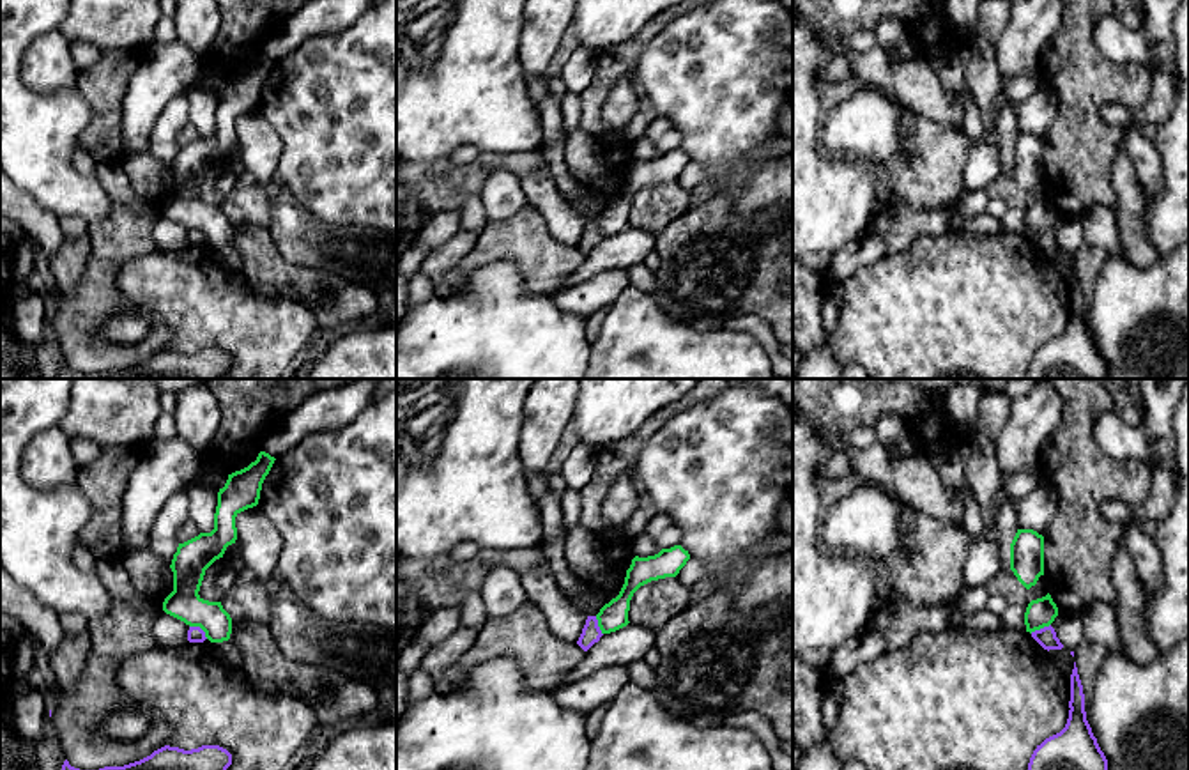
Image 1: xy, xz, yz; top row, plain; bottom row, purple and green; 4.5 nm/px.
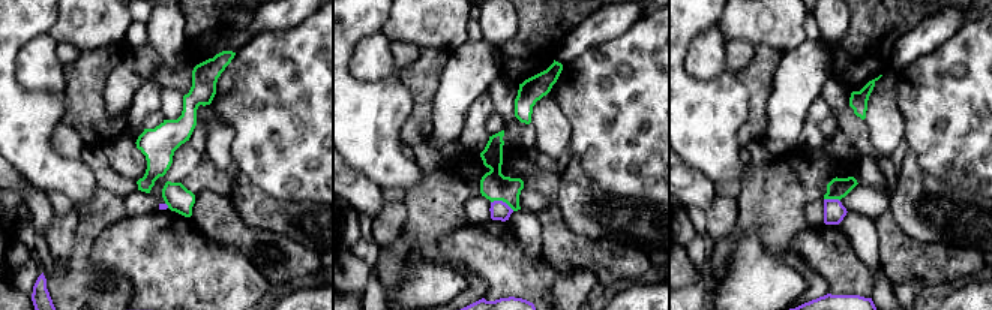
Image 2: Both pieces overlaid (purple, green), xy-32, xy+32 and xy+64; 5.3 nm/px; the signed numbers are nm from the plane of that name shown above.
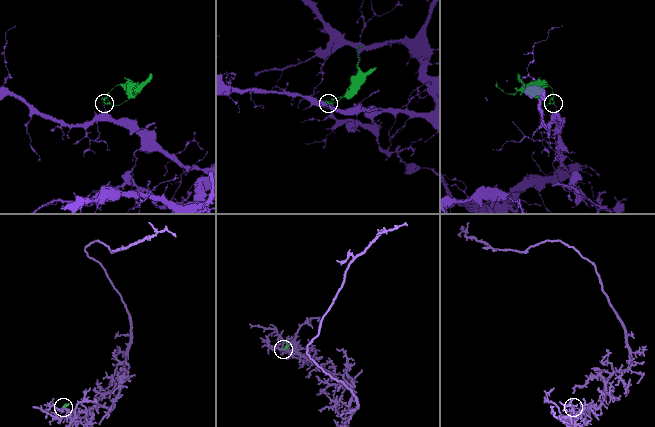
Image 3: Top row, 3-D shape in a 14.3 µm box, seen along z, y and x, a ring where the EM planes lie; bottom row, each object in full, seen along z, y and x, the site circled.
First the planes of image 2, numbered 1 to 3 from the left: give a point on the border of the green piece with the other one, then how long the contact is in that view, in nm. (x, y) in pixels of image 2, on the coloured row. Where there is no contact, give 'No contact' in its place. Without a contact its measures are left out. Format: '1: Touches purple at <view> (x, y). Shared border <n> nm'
1: Touches purple at xy-32 (167, 205). Shared border 40 nm
2: Touches purple at xy+32 (502, 201). Shared border 140 nm
3: Touches purple at xy+64 (832, 199). Shared border 90 nm

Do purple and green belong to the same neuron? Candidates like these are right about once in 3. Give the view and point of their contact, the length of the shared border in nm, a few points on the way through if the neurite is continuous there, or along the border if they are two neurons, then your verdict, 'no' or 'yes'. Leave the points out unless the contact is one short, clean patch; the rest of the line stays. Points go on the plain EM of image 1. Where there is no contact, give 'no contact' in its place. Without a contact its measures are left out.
xy (200, 232) | 110 nm | along xy (190, 229), (197, 229), (207, 241) | no

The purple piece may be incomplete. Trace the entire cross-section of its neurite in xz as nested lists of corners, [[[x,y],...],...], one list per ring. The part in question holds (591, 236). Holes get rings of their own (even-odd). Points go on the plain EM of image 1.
[[[587,219],[586,228],[584,228],[584,232],[582,232],[582,237],[580,237],[577,248],[579,248],[584,255],[587,255],[594,246],[600,244],[602,239],[603,239],[603,237],[602,237],[602,234],[600,234],[600,230],[598,230],[596,219]]]

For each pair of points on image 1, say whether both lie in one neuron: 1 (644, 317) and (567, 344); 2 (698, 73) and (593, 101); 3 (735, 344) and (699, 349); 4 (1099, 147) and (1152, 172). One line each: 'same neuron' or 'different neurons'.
1: different neurons
2: different neurons
3: same neuron
4: different neurons

